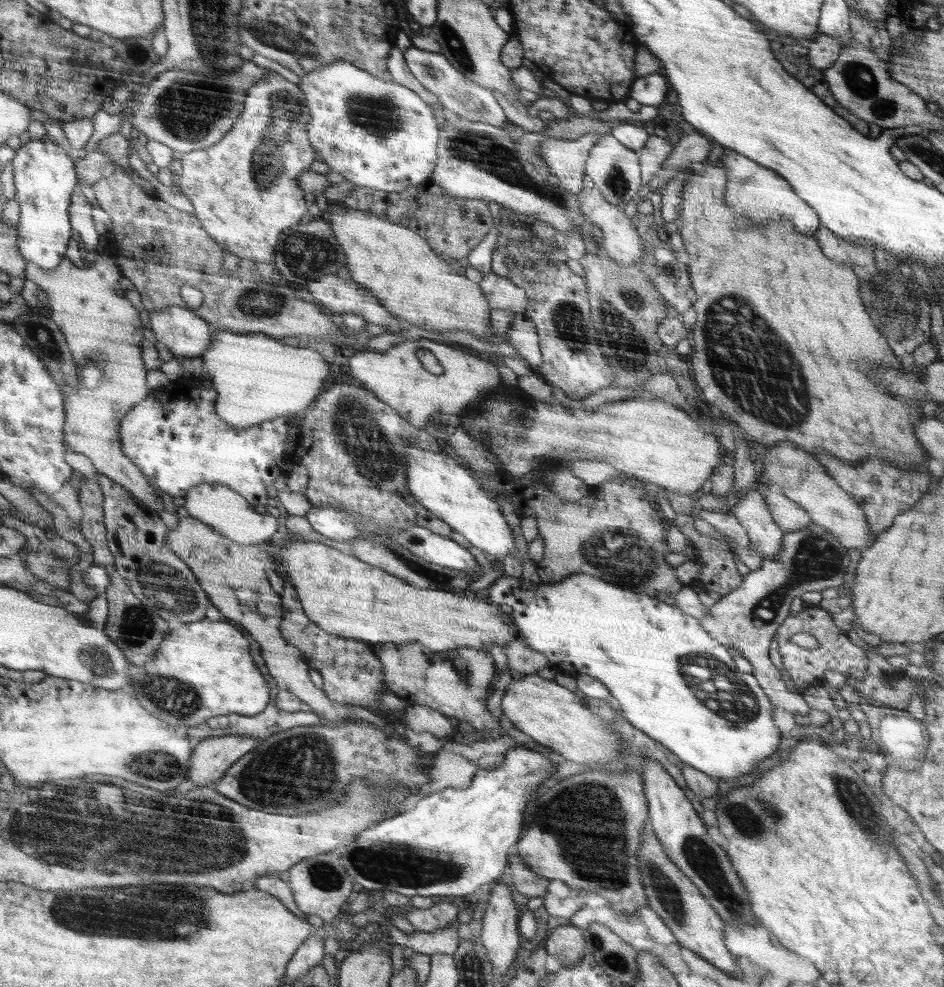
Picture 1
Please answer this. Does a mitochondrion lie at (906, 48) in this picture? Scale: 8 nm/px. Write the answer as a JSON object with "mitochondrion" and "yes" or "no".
{"mitochondrion":"yes"}

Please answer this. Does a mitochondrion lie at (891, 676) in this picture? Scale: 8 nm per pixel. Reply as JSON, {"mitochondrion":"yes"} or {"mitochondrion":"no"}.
{"mitochondrion":"no"}

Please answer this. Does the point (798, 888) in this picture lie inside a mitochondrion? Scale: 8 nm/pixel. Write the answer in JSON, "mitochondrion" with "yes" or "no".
{"mitochondrion":"no"}

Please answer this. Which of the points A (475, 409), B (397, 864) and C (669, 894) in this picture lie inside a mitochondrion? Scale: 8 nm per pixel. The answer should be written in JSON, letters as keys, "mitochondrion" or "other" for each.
{"A":"other","B":"mitochondrion","C":"mitochondrion"}

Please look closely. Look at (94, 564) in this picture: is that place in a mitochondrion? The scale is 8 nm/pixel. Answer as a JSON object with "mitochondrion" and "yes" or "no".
{"mitochondrion":"no"}

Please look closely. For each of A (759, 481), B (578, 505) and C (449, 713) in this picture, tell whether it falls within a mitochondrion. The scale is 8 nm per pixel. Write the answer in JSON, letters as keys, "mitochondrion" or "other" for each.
{"A":"other","B":"other","C":"other"}

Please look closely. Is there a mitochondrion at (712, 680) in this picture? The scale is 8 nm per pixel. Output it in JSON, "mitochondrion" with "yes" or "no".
{"mitochondrion":"yes"}

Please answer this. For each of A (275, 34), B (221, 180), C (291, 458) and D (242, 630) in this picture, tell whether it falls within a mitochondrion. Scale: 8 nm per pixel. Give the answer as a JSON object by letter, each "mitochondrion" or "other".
{"A":"mitochondrion","B":"other","C":"other","D":"other"}

